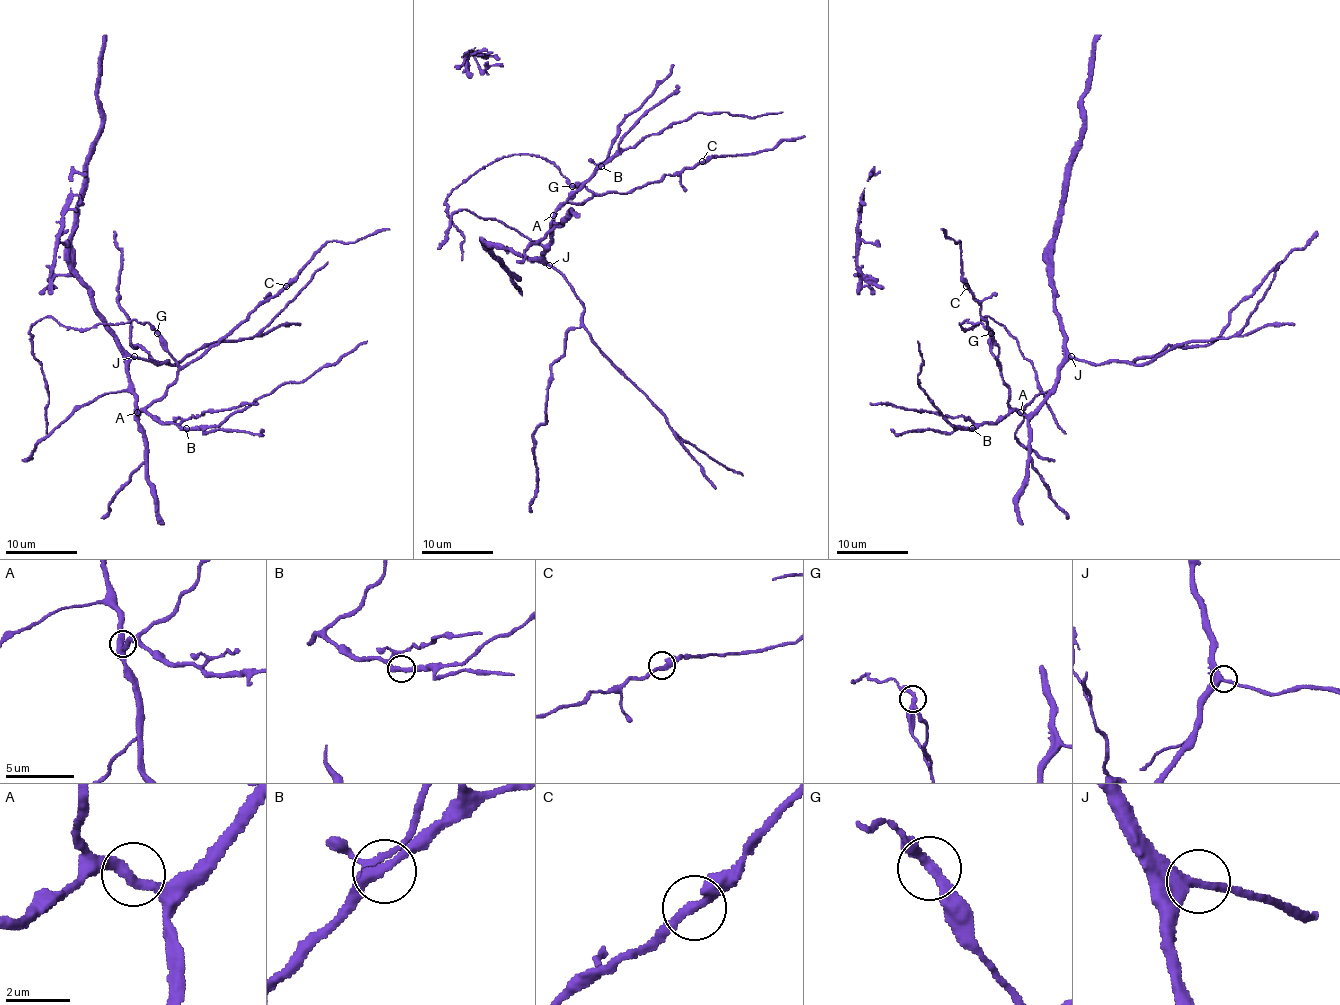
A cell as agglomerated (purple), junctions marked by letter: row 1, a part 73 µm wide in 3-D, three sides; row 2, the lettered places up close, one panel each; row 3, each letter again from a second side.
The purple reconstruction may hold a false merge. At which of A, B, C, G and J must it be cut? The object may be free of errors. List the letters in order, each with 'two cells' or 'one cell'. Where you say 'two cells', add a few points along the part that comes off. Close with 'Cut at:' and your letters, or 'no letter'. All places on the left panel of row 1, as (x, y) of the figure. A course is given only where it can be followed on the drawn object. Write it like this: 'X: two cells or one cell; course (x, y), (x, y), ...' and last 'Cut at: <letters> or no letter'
A: one cell
B: one cell
C: one cell
G: two cells; course (157, 333), (137, 320), (76, 329), (49, 317), (35, 322), (31, 355), (49, 400), (46, 434)
J: one cell
Cut at: G

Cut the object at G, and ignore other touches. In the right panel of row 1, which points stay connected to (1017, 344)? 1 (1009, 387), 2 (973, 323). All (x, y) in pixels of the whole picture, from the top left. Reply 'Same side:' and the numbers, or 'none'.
Same side: 2

